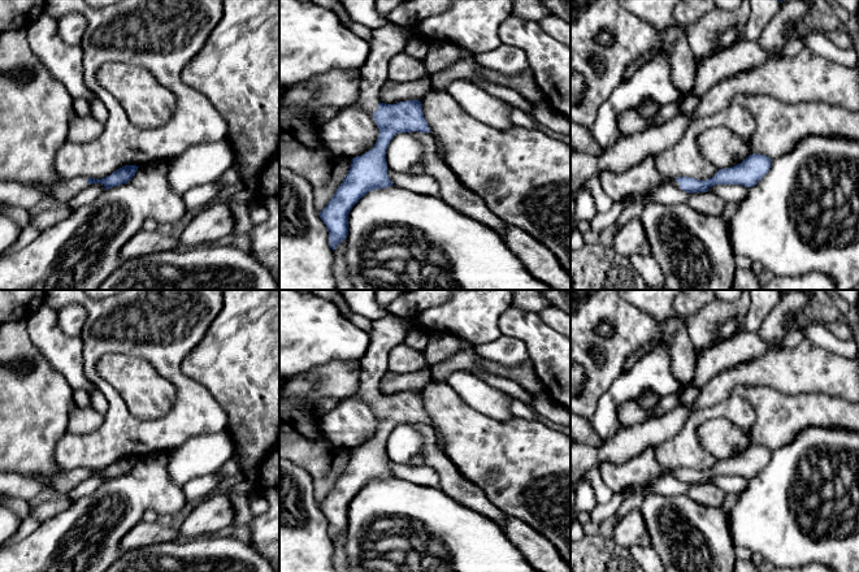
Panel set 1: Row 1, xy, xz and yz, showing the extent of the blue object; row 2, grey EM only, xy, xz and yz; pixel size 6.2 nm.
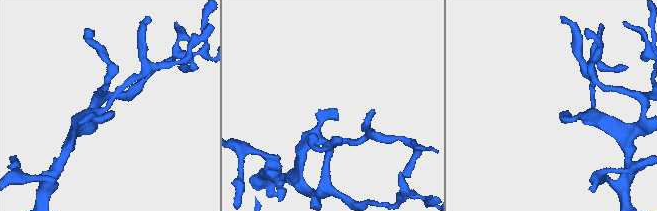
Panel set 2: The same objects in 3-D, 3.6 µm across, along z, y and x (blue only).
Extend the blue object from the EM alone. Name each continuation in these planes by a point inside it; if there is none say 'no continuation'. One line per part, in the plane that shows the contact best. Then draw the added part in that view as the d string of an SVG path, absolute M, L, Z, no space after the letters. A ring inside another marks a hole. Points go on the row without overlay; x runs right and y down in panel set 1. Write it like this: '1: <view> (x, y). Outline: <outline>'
1: xz (386, 333). Outline: M390 315L373 321L368 333L370 339L368 350L359 359L360 387L356 396L372 406L378 400L382 376L389 370L389 352L396 344L402 344L407 334L400 317Z

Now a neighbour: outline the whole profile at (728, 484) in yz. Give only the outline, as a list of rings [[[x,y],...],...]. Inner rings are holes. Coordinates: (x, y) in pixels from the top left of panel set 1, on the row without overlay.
[[[715,476],[708,480],[707,484],[713,484],[726,494],[739,494],[742,493],[747,484],[749,478],[741,476]]]

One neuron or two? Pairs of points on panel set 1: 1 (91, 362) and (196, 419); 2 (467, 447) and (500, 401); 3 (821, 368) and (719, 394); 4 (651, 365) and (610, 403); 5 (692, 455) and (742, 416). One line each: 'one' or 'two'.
1: one
2: two
3: one
4: one
5: one

